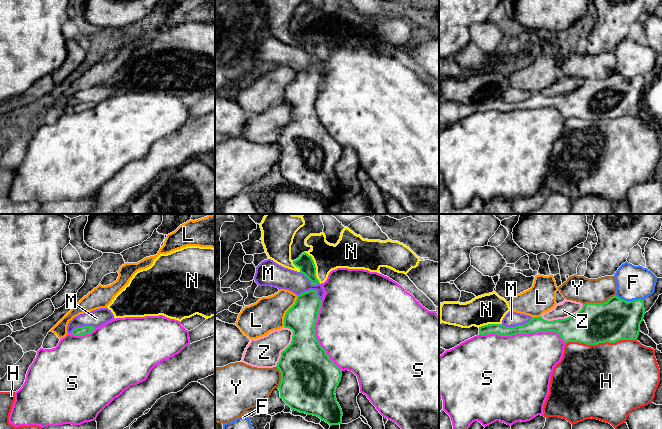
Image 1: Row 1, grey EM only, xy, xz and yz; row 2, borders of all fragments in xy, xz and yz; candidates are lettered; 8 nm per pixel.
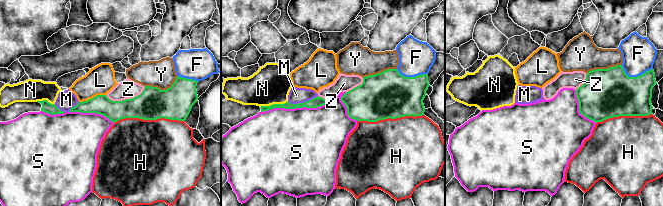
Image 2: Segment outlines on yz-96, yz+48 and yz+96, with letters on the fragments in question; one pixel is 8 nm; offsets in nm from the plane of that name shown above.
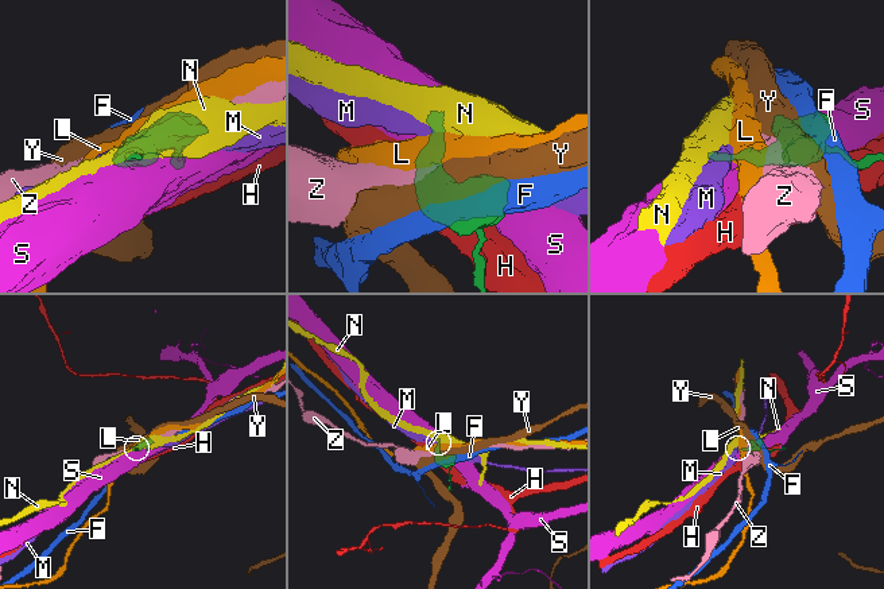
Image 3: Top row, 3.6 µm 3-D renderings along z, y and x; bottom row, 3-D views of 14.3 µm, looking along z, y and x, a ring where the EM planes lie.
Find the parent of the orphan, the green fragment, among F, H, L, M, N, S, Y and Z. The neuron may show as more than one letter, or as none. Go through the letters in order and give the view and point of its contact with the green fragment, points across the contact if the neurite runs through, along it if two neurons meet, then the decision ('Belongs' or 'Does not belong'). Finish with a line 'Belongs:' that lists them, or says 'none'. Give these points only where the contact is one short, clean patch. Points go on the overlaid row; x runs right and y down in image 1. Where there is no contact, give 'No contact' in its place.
F: Touches green at yz (629, 301). Does not belong
H: Touches green at yz (601, 342). Does not belong
L: Touches green at xz (287, 311). Boundary: xz (297, 295), (295, 303), (285, 314), (283, 326). Does not belong
M: Touches green at yz (516, 326). Does not belong
N: Touches green at xz (315, 267). Boundary: xz (304, 252), (311, 257), (315, 267), (315, 276), (320, 283). Does not belong
S: Touches green at yz (523, 333). Does not belong
Y: Touches green at yz (599, 303). Does not belong
Z: Touches green at yz (562, 319). Does not belong
Belongs: none

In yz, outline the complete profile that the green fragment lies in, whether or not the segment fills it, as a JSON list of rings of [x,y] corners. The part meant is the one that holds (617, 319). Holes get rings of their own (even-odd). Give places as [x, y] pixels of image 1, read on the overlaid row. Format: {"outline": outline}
{"outline": [[[616,295],[604,303],[586,303],[582,309],[568,318],[553,321],[533,317],[529,322],[515,327],[506,327],[502,324],[488,324],[481,327],[472,326],[462,328],[445,323],[439,324],[439,347],[450,350],[460,343],[477,335],[498,334],[501,336],[512,336],[515,334],[529,334],[538,332],[554,331],[559,334],[565,343],[579,342],[587,345],[599,343],[615,343],[620,340],[637,340],[640,332],[640,324],[645,315],[644,300],[637,299],[625,301]]]}

